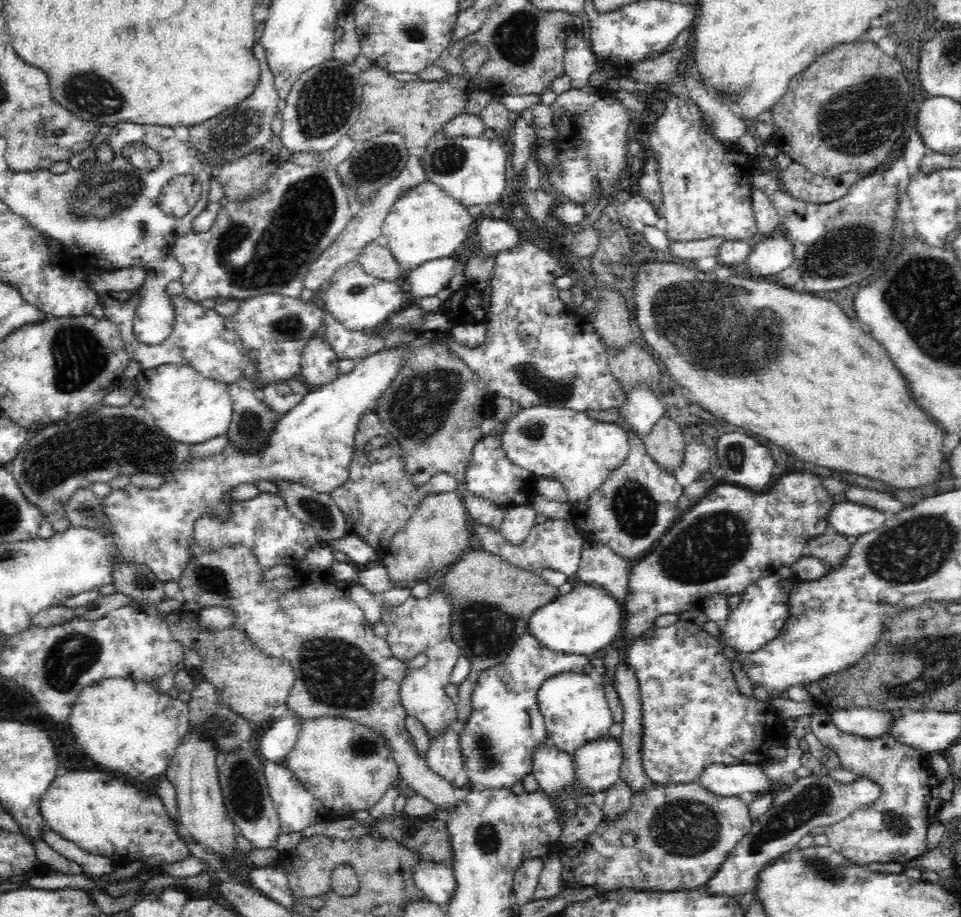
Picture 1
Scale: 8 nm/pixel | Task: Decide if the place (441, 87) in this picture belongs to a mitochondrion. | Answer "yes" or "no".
no

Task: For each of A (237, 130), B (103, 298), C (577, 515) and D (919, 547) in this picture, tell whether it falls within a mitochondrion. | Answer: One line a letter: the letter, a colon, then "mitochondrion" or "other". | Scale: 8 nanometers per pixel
A: mitochondrion
B: other
C: other
D: mitochondrion

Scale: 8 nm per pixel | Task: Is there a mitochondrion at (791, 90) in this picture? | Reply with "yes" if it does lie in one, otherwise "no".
no

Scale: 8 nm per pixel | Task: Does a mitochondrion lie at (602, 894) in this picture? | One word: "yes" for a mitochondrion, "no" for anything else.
no

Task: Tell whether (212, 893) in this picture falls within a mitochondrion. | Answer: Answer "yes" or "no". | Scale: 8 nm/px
no

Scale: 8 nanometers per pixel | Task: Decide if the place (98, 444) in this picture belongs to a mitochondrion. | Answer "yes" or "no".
yes

